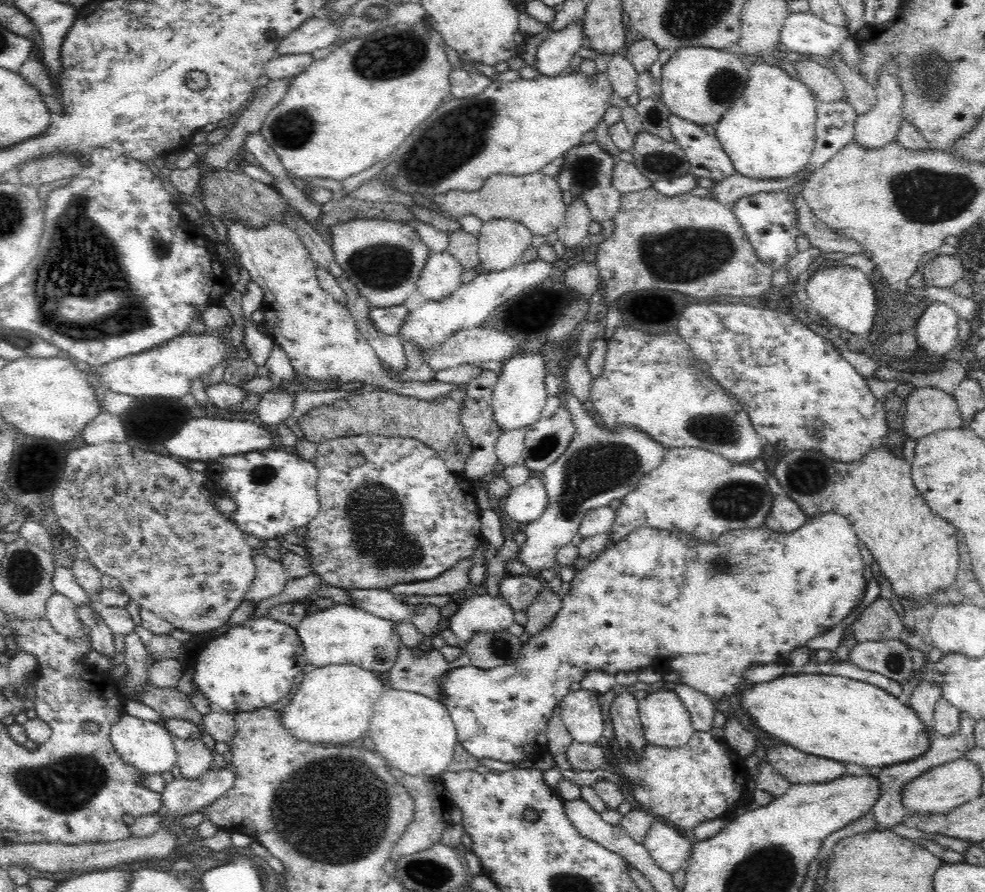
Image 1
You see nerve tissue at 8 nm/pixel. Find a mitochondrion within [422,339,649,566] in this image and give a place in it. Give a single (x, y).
(598, 467)

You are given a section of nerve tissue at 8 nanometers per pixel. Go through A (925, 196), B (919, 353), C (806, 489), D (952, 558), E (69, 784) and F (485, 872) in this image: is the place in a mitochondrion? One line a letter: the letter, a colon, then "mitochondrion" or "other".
A: mitochondrion
B: other
C: mitochondrion
D: other
E: mitochondrion
F: other

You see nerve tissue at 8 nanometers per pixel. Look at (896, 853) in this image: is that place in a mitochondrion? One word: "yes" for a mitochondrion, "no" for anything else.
no

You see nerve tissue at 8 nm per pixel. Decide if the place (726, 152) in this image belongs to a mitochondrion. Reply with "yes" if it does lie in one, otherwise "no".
no

